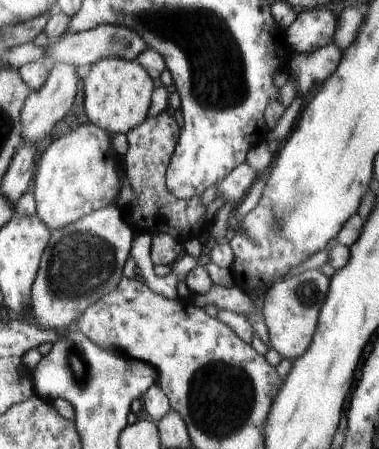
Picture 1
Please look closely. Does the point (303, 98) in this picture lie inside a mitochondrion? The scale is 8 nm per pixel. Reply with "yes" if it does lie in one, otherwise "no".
no

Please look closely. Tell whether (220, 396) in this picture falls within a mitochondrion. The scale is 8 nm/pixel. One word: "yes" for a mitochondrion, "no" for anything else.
yes

